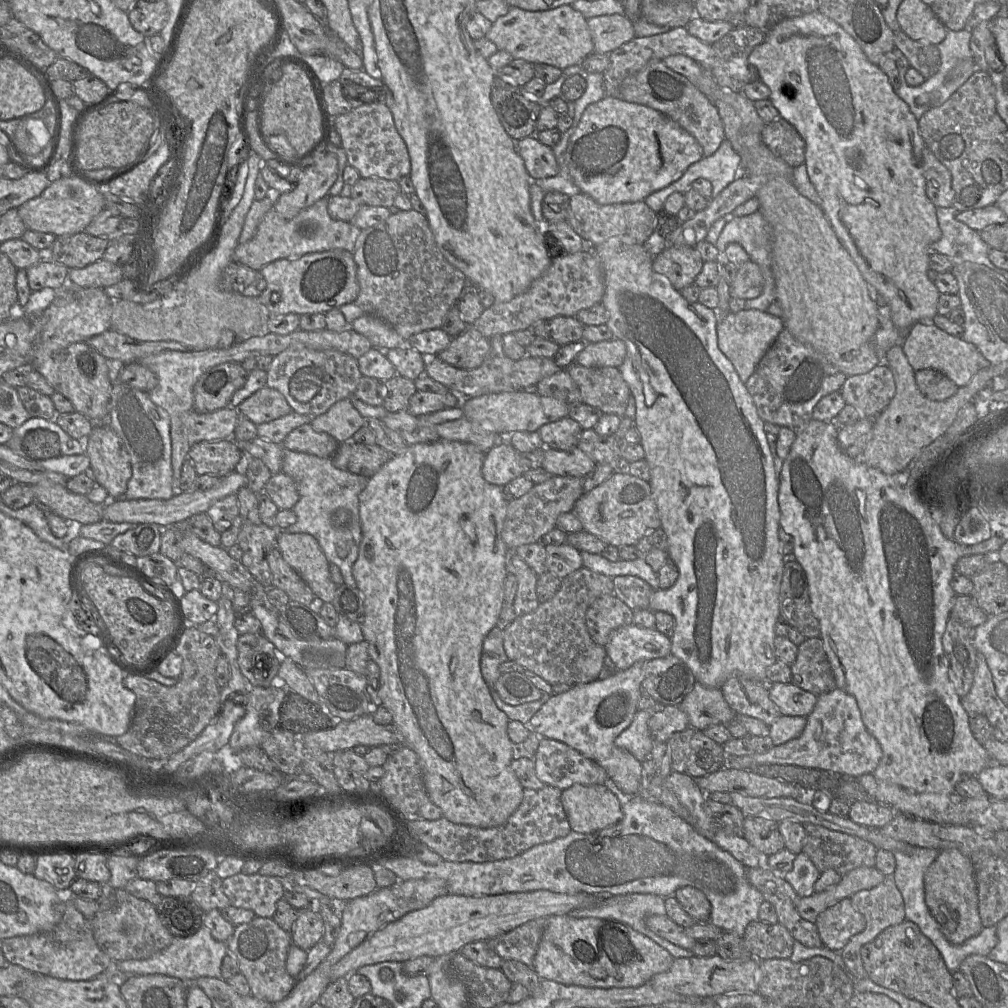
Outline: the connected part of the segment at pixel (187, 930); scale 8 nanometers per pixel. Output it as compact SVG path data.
M163 897L162 902L156 906L158 916L163 925L174 937L187 937L195 934L203 924L204 911L190 897Z

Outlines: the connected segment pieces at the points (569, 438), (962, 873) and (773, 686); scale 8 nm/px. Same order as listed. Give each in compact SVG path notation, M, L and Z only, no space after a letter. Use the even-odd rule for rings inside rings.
M569 416L547 423L537 430L546 448L569 450L577 446L583 428Z
M957 849L939 851L923 878L925 903L946 939L961 945L984 928L978 911L977 885L969 857Z
M769 683L768 692L782 715L807 717L815 708L818 696L792 683Z

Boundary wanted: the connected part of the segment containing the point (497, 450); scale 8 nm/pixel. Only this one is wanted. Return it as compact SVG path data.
M502 439L484 456L482 475L491 484L504 487L525 471L527 470L521 464L520 453L506 439Z

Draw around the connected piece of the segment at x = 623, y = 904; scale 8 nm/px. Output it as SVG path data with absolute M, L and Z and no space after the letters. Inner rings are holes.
M632 893L612 896L595 907L573 910L568 915L574 918L598 918L617 921L653 940L667 950L674 959L693 956L690 950L669 942L646 926L645 919L647 916L666 915L665 898L654 894Z

